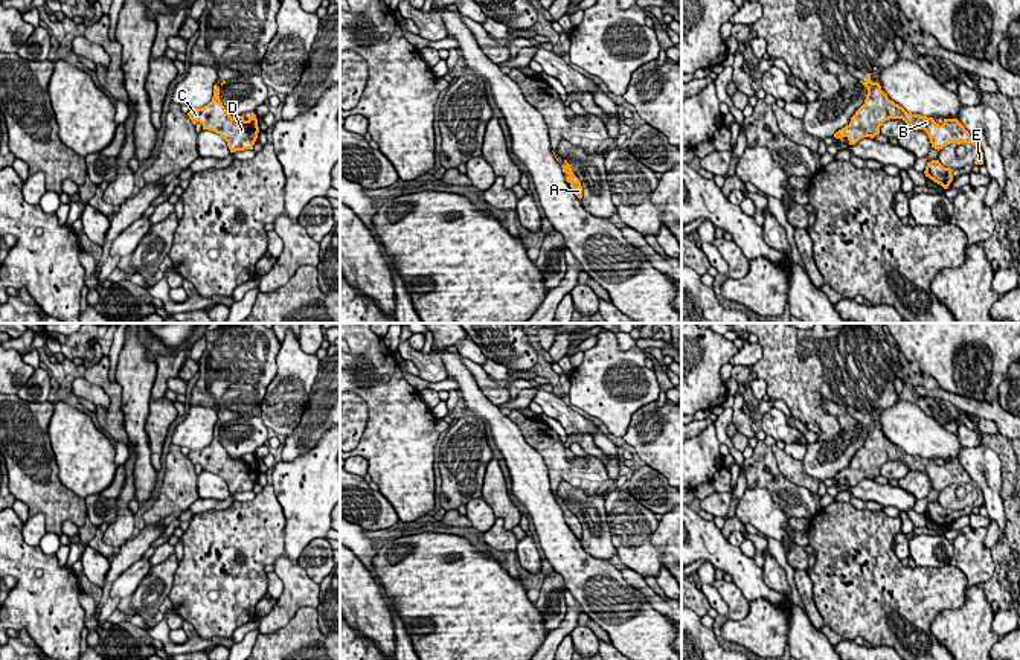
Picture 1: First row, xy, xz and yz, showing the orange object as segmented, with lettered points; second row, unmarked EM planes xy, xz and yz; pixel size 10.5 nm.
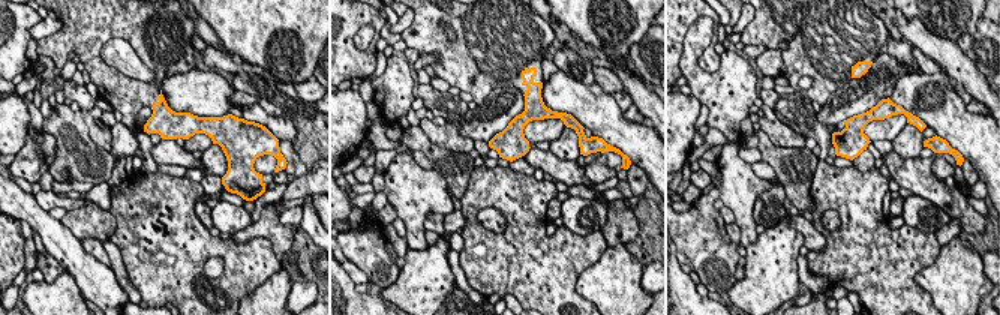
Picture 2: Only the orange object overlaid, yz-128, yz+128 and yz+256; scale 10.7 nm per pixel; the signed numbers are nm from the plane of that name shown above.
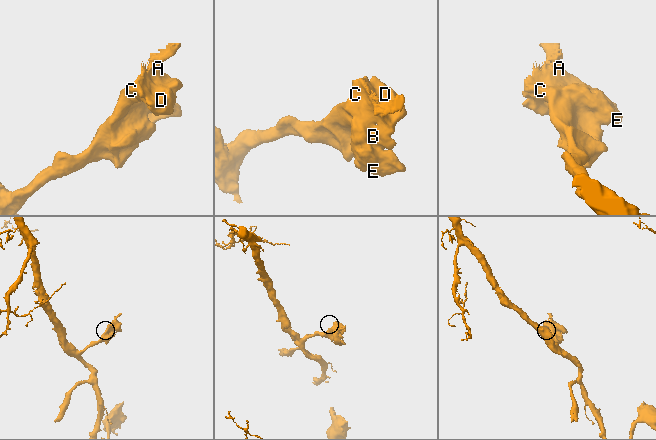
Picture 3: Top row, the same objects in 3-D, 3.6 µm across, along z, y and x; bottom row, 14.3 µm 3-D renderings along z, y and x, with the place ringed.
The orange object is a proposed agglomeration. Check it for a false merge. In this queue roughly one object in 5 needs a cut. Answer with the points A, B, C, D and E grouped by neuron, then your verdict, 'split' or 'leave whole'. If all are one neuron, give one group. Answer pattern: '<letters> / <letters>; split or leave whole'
A B C D E; leave whole

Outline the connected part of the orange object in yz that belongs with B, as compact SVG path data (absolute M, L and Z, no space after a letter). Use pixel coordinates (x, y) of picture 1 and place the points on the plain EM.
M868 415L864 424L860 424L868 430L864 445L851 459L851 463L834 476L836 480L846 479L849 486L855 486L863 479L874 480L878 477L880 468L886 462L903 460L909 466L909 471L924 471L930 480L932 489L938 492L950 485L974 486L977 491L974 505L983 506L980 488L957 460L944 460L944 465L939 466L933 459L907 454L887 439L878 424L871 422L871 415Z

